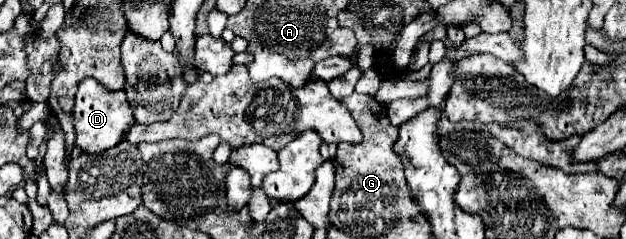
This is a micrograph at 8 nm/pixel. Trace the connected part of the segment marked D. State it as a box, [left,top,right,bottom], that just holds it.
[73,77,135,155]

